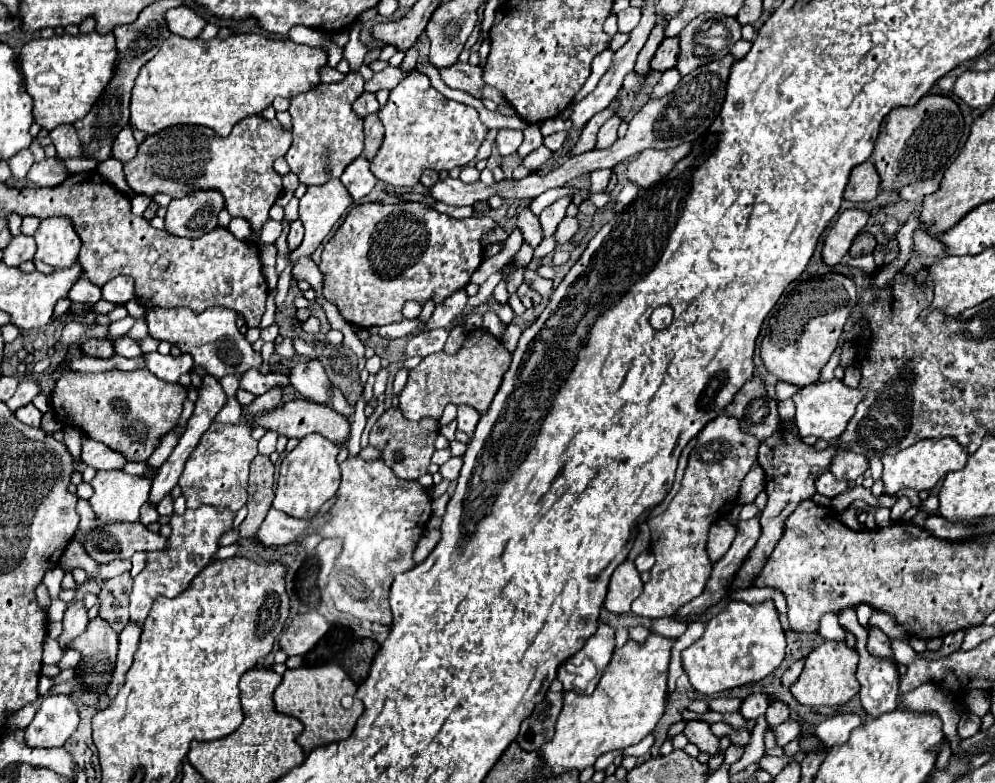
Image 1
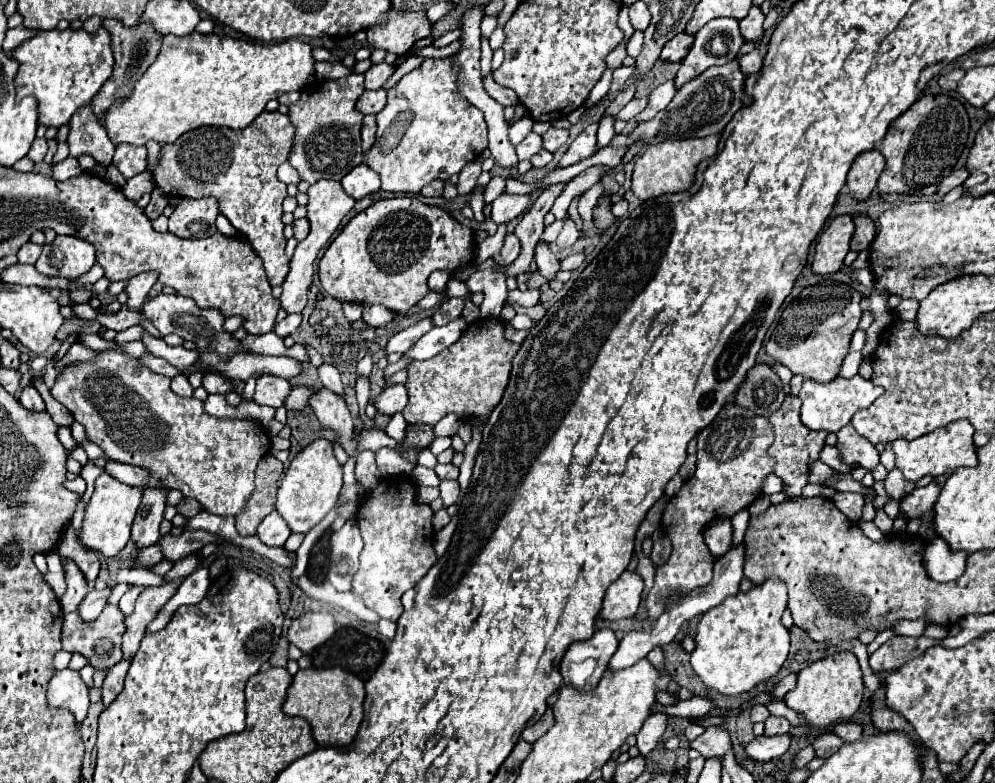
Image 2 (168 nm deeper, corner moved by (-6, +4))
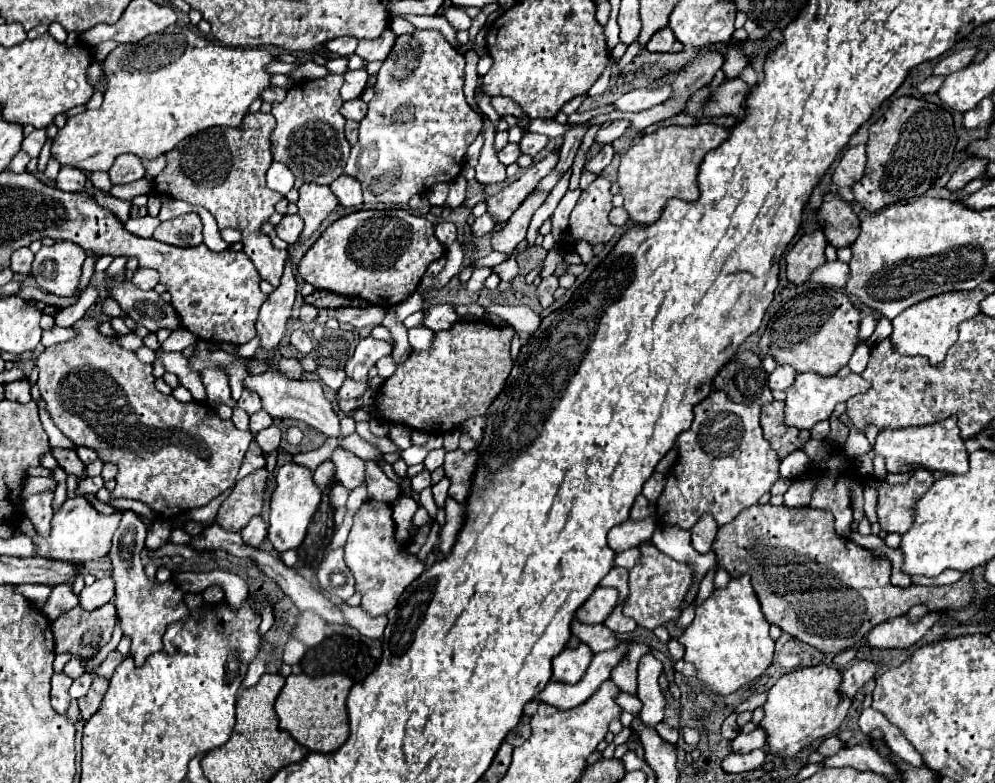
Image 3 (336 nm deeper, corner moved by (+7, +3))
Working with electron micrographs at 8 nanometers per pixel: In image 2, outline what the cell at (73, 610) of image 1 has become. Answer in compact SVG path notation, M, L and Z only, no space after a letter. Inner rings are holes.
M110 587L102 589L102 591L92 589L92 591L86 595L86 599L82 601L82 605L78 607L80 617L82 617L84 621L92 621L92 619L96 619L96 617L102 613L102 609L106 607L108 597L110 597Z

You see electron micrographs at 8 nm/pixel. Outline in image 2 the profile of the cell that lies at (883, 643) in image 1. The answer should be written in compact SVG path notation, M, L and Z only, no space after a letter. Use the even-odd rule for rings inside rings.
M896 635L888 643L884 643L876 653L870 655L870 669L874 673L900 669L910 659L922 655L928 647L938 645L938 643L940 643L940 639L930 639L930 637L924 637L924 635L922 637Z

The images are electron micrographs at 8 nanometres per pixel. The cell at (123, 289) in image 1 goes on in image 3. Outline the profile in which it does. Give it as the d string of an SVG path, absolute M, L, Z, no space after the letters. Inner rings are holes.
M139 268L135 274L133 274L133 280L131 280L137 288L141 290L153 290L155 284L159 282L159 274L155 270L147 270L147 268Z

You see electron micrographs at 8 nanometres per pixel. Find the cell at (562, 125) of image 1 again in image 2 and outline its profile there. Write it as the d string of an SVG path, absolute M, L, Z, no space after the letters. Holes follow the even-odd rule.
M624 65L617 68L613 73L611 88L609 89L607 95L622 90L625 82L633 75L635 68L635 66L627 67Z

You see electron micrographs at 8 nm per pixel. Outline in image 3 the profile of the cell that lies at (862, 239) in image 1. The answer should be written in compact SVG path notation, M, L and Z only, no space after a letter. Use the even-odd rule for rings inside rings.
M827 194L821 208L819 208L821 228L825 238L835 248L851 246L853 240L859 236L859 218L853 214L851 206L835 194Z

